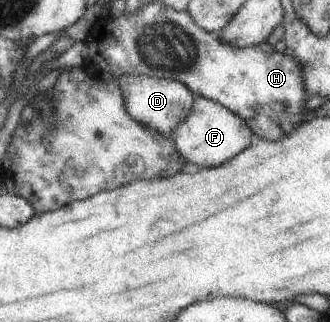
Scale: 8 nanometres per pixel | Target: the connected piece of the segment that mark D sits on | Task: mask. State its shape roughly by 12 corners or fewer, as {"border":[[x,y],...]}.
{"border":[[118,77],[128,115],[172,135],[196,95],[173,79]]}

